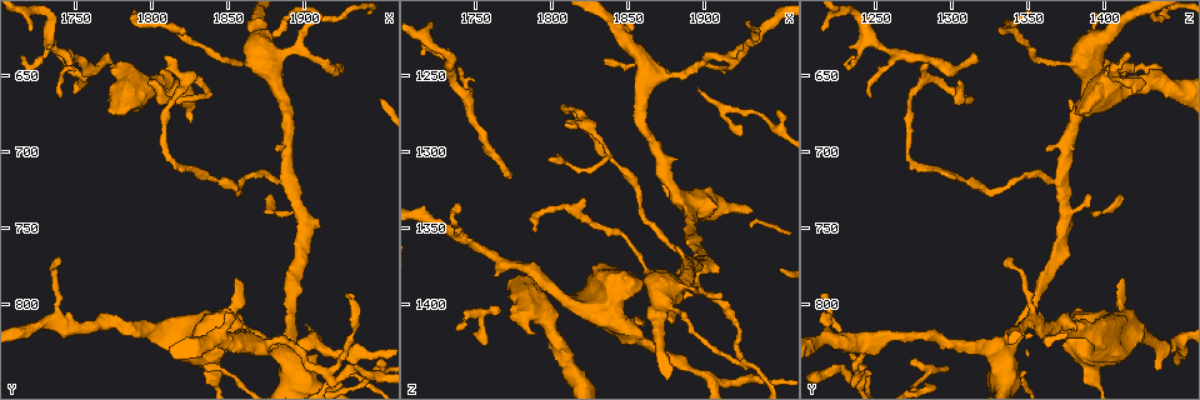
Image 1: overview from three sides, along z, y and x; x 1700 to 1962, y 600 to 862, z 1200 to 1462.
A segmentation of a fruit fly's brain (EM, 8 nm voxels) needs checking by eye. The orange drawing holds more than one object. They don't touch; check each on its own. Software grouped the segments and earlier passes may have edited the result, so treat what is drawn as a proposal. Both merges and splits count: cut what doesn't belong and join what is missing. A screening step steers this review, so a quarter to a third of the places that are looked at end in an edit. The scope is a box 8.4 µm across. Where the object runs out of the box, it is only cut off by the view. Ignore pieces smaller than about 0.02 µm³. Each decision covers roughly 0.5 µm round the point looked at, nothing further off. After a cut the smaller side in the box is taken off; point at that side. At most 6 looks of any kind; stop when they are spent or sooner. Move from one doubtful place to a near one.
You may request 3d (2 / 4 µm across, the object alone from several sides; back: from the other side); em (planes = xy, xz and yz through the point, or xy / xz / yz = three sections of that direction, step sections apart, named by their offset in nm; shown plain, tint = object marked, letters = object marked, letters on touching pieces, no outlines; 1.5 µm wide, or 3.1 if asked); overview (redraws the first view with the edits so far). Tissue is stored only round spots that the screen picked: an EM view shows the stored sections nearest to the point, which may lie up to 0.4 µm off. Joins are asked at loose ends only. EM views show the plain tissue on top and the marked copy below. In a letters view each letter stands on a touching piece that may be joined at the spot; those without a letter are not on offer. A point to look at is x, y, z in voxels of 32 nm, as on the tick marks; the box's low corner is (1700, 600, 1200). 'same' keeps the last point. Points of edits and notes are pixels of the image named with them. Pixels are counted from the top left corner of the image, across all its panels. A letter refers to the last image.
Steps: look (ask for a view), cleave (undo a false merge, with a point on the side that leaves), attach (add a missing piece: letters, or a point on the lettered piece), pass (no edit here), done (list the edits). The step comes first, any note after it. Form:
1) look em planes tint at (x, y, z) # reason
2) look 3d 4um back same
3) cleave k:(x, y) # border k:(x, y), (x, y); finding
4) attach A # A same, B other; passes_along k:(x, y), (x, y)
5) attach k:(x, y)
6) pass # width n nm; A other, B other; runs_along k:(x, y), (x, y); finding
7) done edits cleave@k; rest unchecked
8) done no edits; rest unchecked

look em planes tint at (1904, 826, 1448)

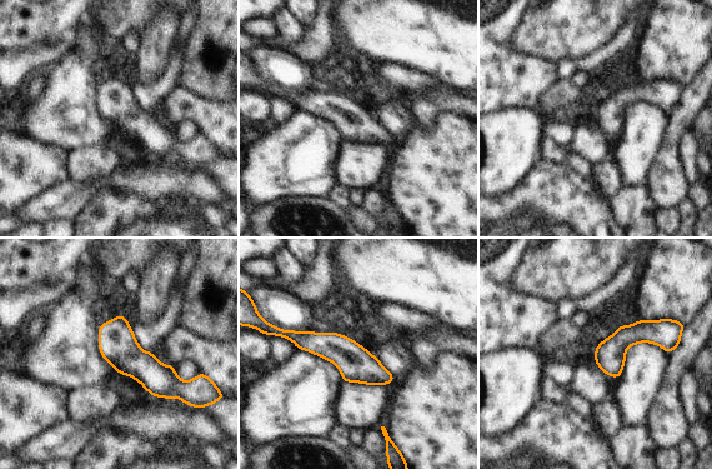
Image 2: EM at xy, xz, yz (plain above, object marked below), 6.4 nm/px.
look em planes letters same

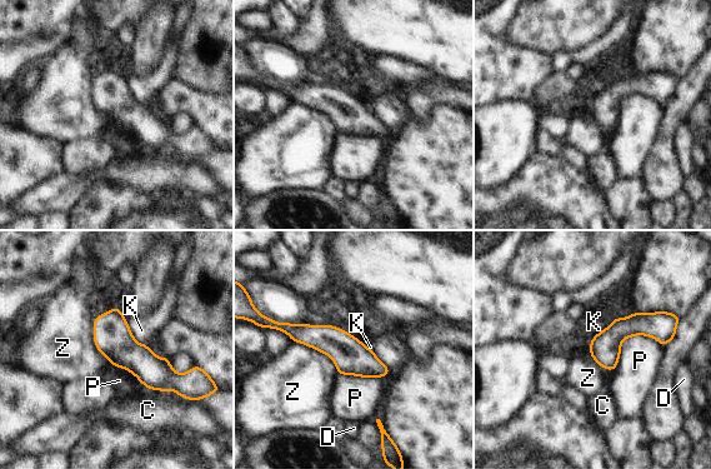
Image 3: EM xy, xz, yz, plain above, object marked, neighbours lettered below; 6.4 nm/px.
pass # C other, D other, K other, P other, Z other; runs_along 3:(276, 325), (326, 338), (385, 372); continuous, no second neuron

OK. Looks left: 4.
look 3d 2um at (1772, 674, 1386) # stops while still wide

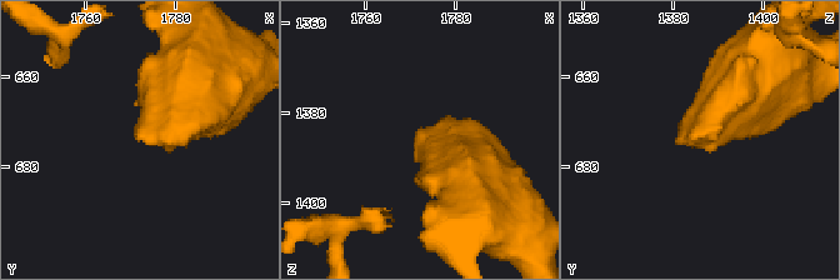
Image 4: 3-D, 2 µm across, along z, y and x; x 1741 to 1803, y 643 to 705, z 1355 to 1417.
look em planes tint at (1772, 674, 1384)

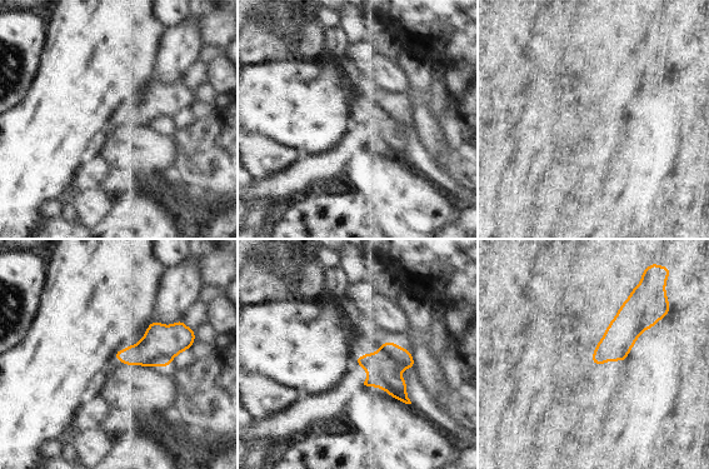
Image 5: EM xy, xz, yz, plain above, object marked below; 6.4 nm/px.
look em planes letters same

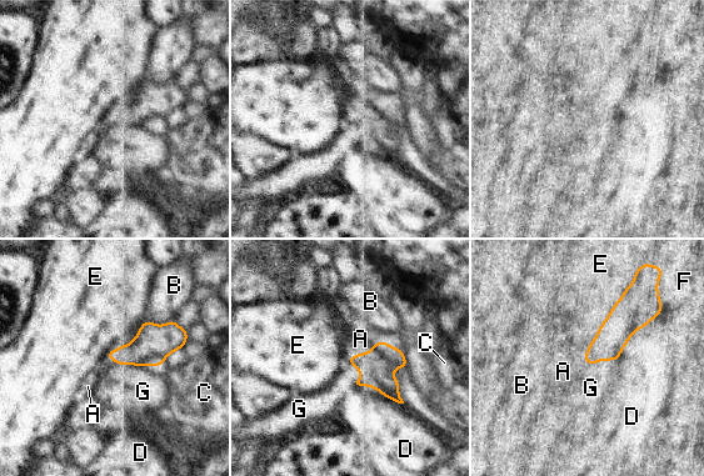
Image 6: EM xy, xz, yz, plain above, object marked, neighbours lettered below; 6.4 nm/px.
attach A # A same, B other, C other, D other, E other, F other, G other; passes_along 6:(377, 367), (363, 354), (360, 339); it goes on there

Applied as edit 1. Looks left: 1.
done edits attach@6; rest unchecked

